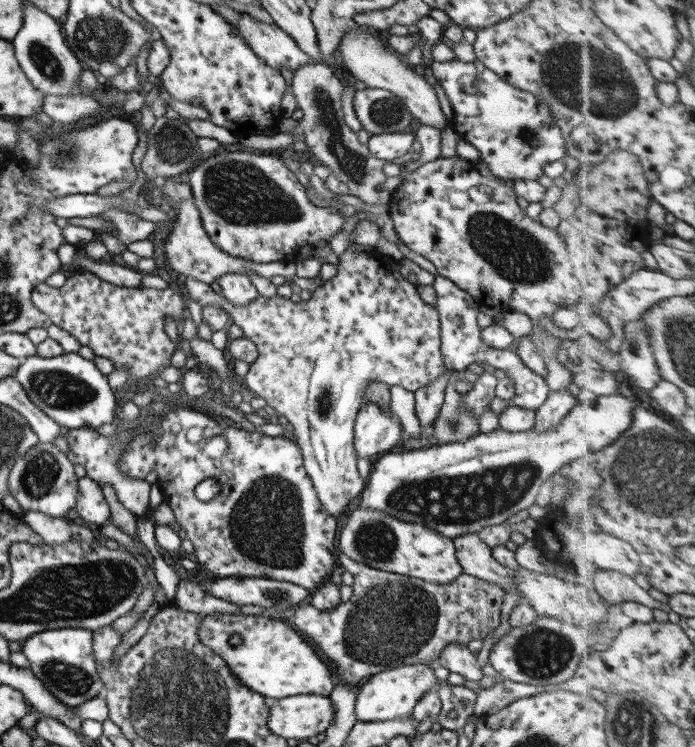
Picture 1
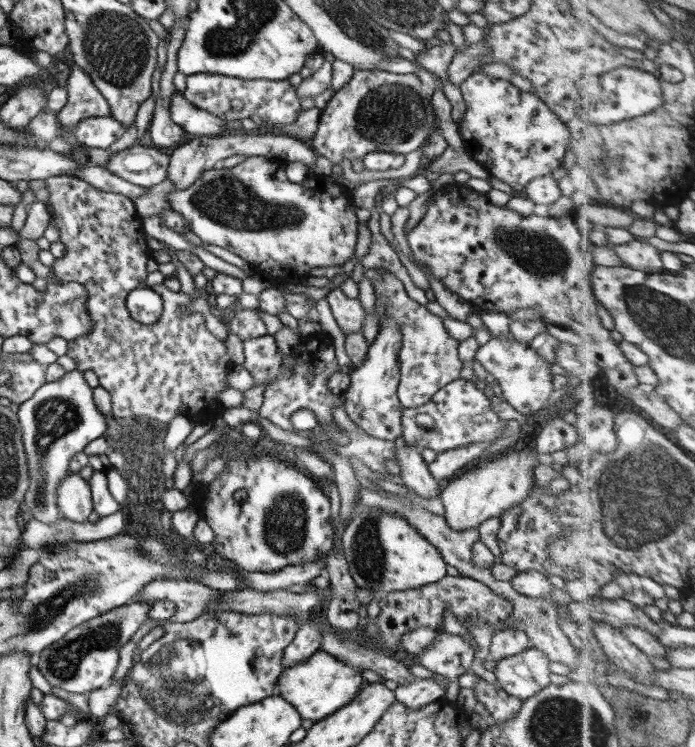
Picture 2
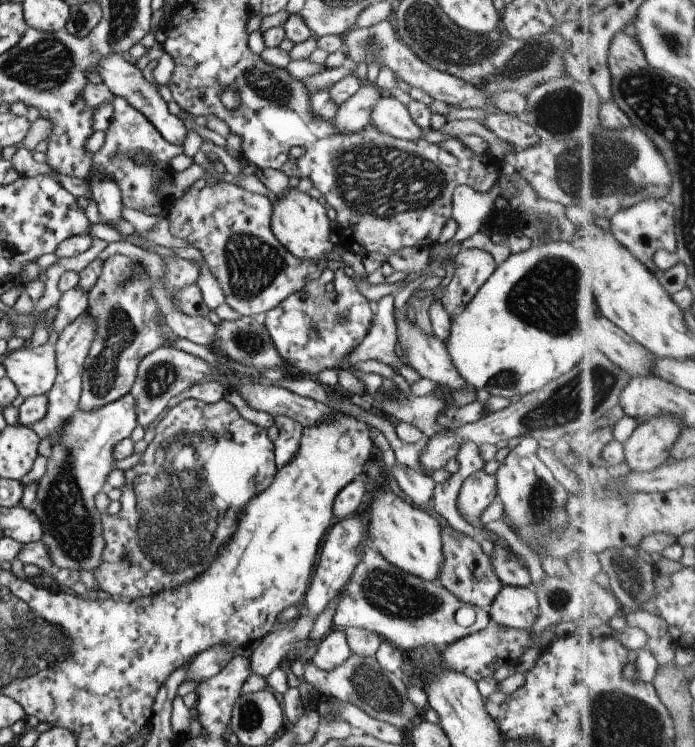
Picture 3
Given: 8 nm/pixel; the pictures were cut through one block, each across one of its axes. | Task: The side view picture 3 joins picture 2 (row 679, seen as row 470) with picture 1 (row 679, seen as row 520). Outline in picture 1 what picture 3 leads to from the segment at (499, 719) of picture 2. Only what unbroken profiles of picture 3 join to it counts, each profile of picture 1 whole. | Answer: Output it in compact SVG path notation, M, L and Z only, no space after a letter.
M451 642L442 649L435 666L444 666L450 673L461 674L466 680L480 680L483 676L482 667L476 658L476 653L467 645Z

